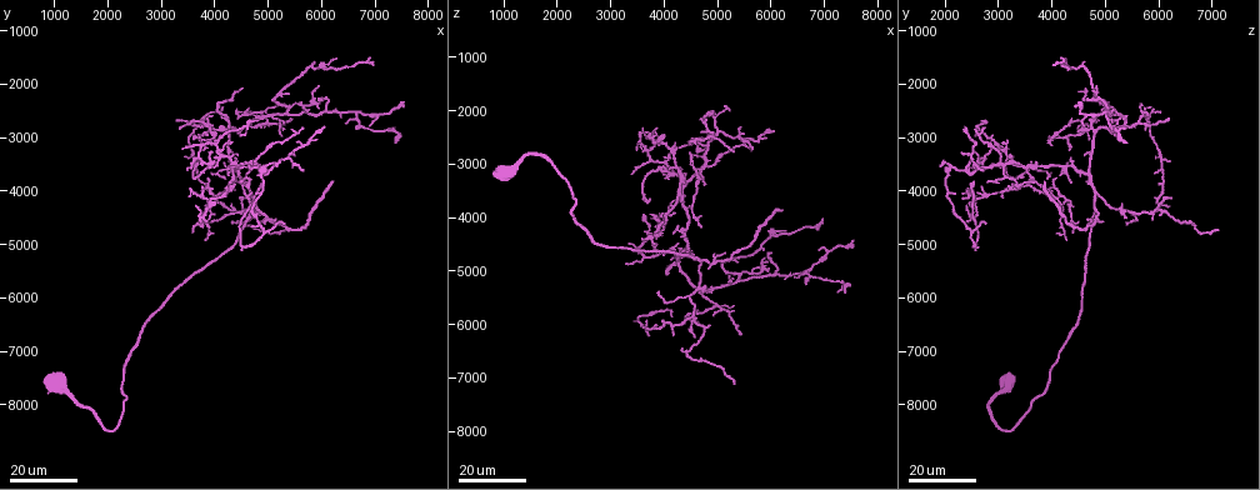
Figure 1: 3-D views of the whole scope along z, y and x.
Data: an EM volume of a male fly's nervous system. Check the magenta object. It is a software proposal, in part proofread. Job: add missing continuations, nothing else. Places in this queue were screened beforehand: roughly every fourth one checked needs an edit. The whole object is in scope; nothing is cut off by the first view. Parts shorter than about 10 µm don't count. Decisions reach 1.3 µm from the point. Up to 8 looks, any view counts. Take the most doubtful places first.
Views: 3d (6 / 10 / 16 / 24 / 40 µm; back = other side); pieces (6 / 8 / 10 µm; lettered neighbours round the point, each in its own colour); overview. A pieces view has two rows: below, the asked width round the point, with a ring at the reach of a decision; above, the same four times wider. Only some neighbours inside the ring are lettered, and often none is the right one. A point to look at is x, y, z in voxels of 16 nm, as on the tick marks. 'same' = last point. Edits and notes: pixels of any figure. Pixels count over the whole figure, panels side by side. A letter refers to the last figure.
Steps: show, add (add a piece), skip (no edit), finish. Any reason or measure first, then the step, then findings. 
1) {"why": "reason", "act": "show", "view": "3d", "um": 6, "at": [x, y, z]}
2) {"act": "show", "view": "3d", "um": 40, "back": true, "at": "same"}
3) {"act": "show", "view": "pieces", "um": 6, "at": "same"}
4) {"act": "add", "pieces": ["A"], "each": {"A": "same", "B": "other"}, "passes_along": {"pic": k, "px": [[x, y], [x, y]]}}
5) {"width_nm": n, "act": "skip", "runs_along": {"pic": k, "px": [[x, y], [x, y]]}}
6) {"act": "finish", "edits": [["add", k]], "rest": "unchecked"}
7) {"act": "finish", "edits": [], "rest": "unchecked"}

{"why": "long arm stops here", "act": "show", "view": "3d", "um": 16, "at": [6200, 3850, 3850]}

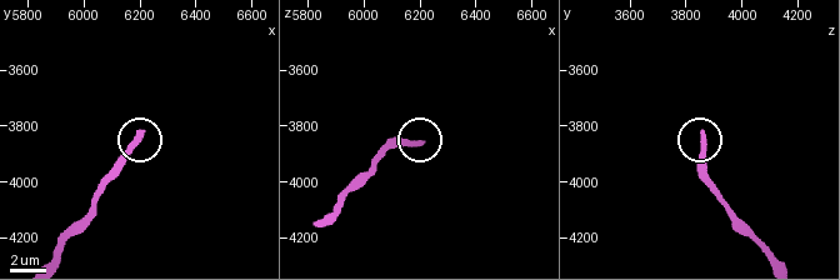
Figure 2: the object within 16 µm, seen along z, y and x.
{"why": "closer look", "act": "show", "view": "3d", "um": 6, "at": [6210, 3820, 3860]}

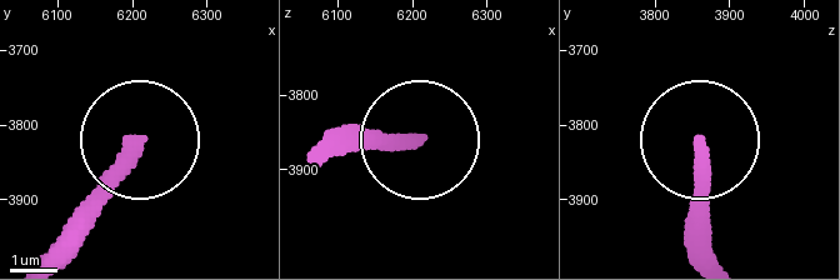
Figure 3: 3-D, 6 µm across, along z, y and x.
{"act": "show", "view": "pieces", "um": 8, "at": [6205, 3825, 3860]}

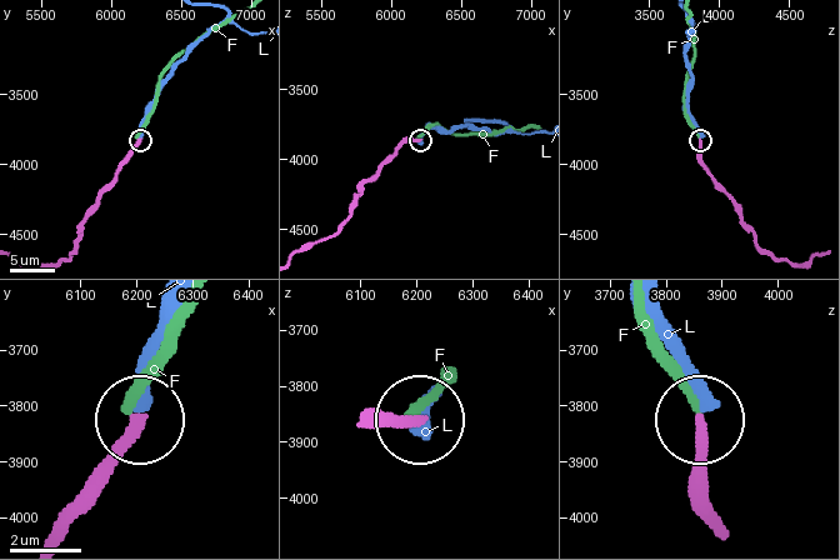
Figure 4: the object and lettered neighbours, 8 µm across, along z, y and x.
{"act": "skip", "each": {"F": "other", "L": "other"}, "runs_along": {"pic": 4, "px": [[711, 506], [703, 420]]}, "found": "none of them fits"}

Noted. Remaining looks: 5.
{"why": "long arm stops here", "act": "show", "view": "3d", "um": 16, "at": [5300, 4750, 7150]}

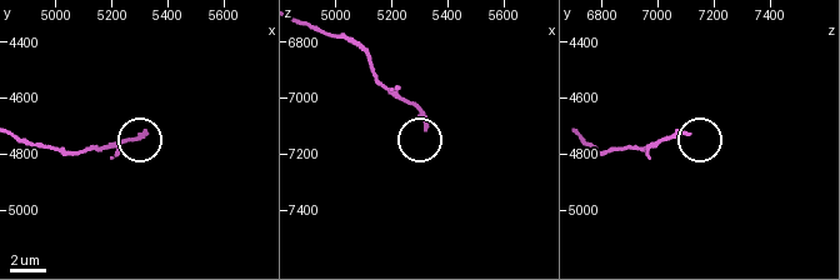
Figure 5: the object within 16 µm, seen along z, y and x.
{"act": "show", "view": "pieces", "um": 6, "at": [5320, 4730, 7120]}

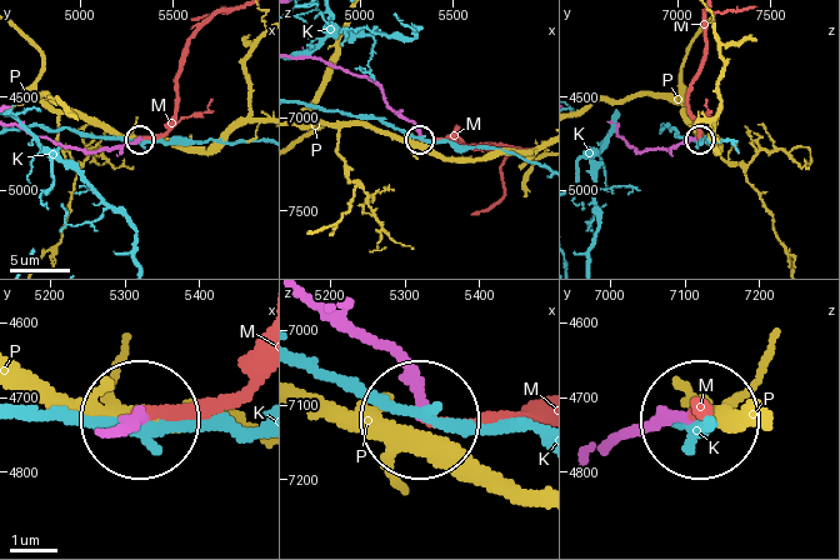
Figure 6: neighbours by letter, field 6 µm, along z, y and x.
{"act": "skip", "each": {"K": "other", "M": "other", "P": "other"}, "found": "none of them fits"}

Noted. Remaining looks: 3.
{"why": "an open end", "act": "show", "view": "3d", "um": 16, "at": [7000, 1650, 4000]}

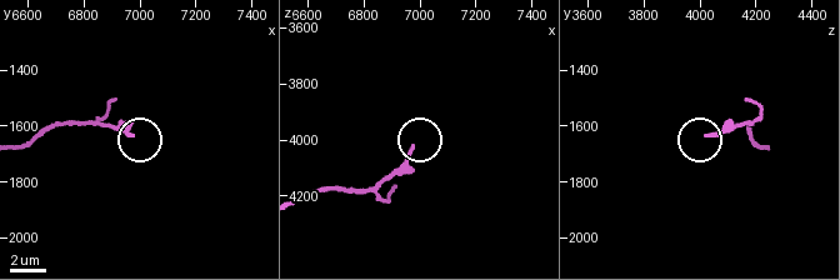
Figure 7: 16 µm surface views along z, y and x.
{"act": "show", "view": "pieces", "um": 6, "at": [6980, 1640, 4040]}

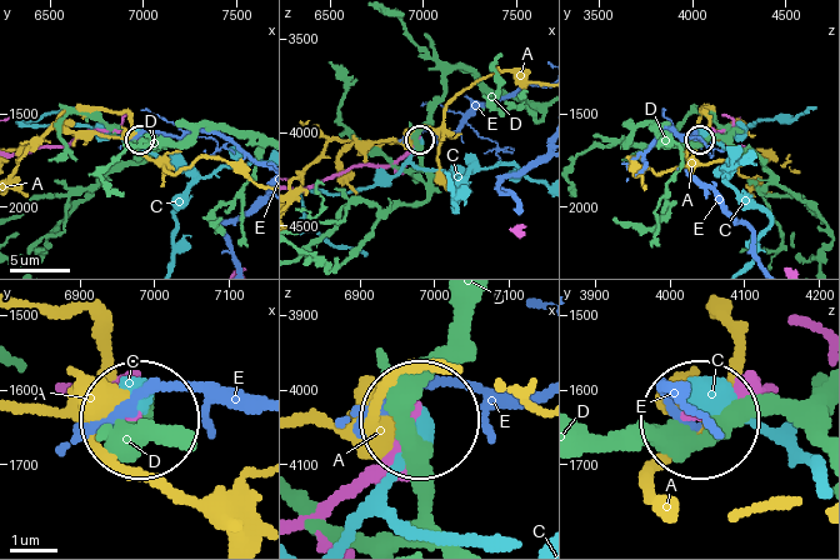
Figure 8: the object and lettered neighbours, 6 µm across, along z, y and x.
{"act": "skip", "each": {"A": "other", "C": "other", "D": "other", "E": "other"}, "found": "none of them fits"}

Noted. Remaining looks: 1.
{"act": "finish", "edits": [], "rest": "unchecked"}

